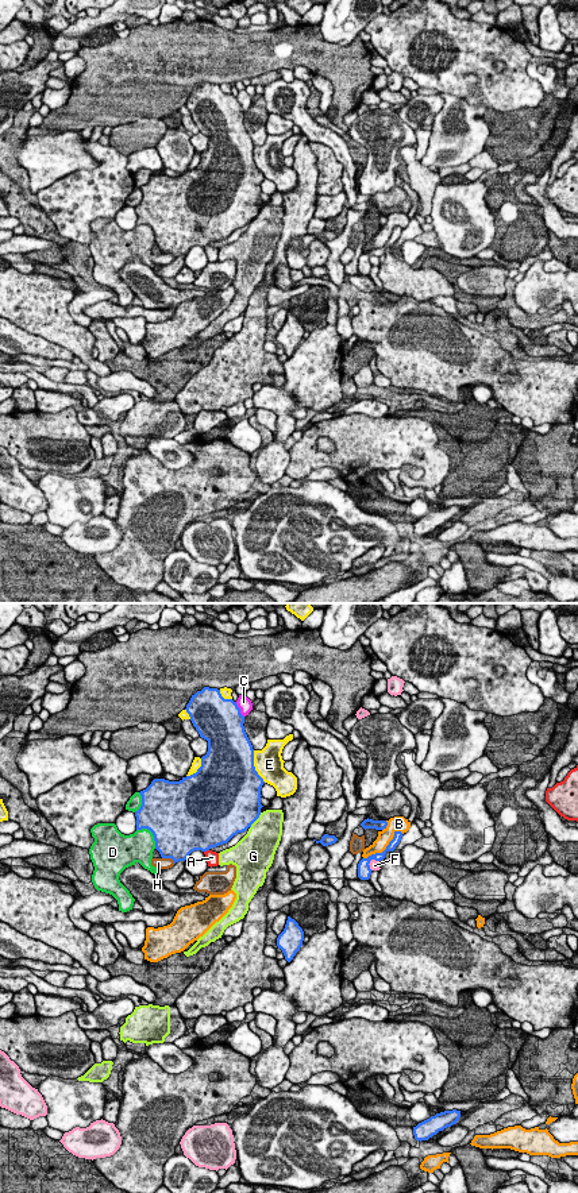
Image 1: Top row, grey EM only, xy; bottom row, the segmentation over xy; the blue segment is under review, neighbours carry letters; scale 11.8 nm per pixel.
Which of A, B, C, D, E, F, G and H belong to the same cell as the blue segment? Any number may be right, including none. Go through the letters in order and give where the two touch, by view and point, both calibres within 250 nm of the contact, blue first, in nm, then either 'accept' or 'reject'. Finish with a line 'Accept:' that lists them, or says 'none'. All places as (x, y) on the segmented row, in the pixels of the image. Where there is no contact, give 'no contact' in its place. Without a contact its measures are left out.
A: xy (205, 850) | 480/160 nm | reject
B: xy (386, 848) | 100/160 nm | reject
C: xy (239, 710) | 480/160 nm | reject
D: xy (151, 831) | 500/360 nm | accept
E: xy (254, 767) | 500/340 nm | reject
F: xy (370, 860) | 160/130 nm | reject
G: xy (255, 819) | 500/400 nm | reject
H: xy (169, 857) | 500/130 nm | reject
Accept: D

